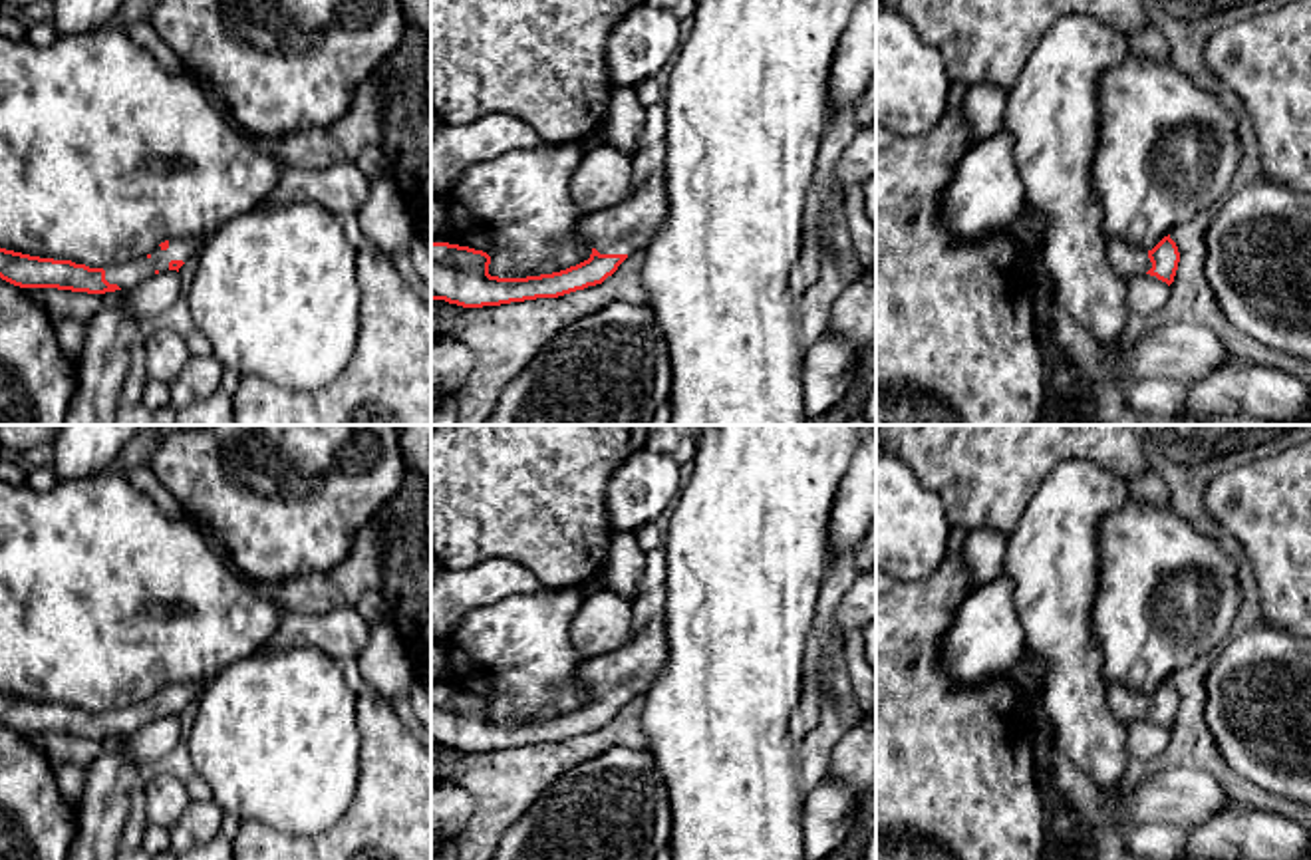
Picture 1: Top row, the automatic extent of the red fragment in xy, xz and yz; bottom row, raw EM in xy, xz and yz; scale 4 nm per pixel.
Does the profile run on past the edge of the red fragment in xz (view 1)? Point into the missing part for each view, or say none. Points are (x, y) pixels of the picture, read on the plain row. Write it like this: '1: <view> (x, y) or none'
1: xz (622, 674)

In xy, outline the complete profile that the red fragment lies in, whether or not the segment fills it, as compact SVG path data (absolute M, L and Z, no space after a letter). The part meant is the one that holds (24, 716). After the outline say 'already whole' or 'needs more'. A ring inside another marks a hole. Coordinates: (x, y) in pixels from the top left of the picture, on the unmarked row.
M171 683L151 699L121 709L89 713L72 705L30 701L0 693L0 723L20 733L58 733L87 739L131 735L145 723L177 715L203 695L197 683Z | needs more

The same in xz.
M657 616L620 649L580 663L576 677L592 693L592 699L560 717L499 723L489 719L491 701L487 697L431 687L431 745L483 753L558 743L602 729L632 697L646 693L663 663L663 616Z | needs more

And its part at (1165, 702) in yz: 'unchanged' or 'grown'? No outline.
grown

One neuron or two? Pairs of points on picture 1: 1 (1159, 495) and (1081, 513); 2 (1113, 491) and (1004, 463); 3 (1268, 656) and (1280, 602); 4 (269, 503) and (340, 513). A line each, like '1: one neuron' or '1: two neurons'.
1: two neurons
2: two neurons
3: two neurons
4: one neuron

